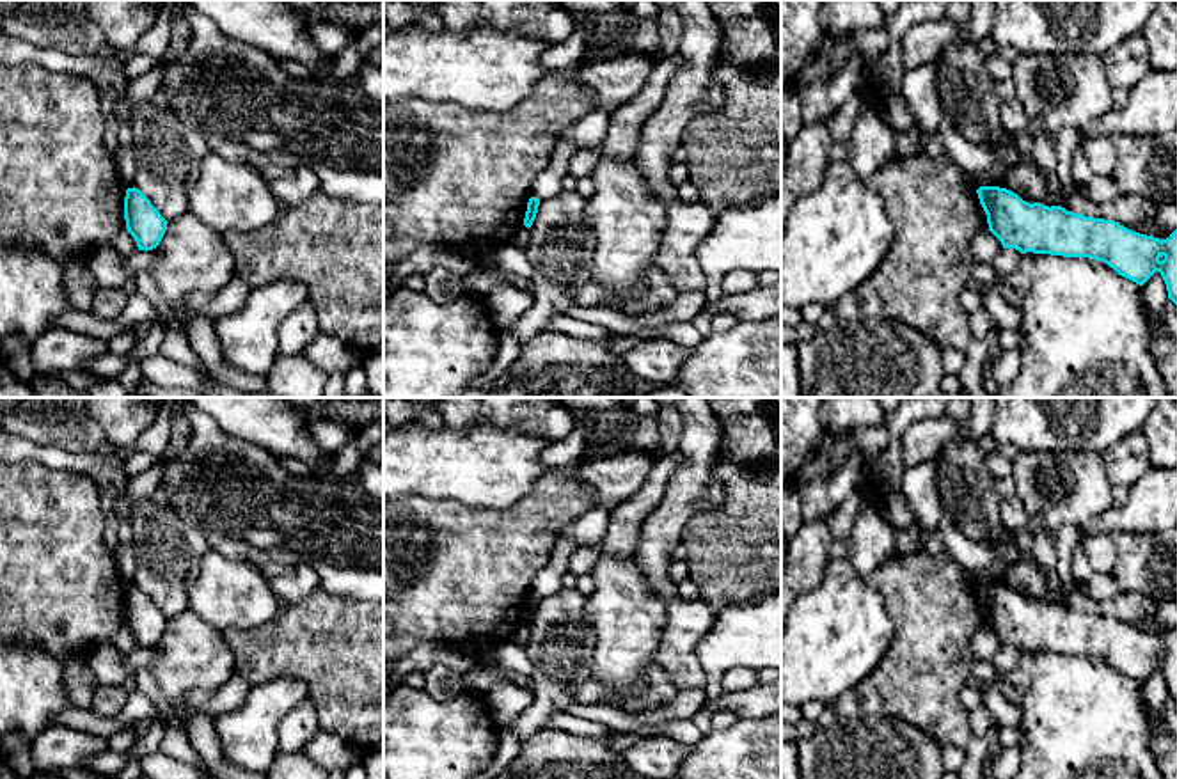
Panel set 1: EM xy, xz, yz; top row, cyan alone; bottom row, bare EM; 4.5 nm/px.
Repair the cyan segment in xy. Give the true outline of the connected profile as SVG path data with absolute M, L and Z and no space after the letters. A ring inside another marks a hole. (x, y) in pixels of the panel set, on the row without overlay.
M135 584L126 587L124 618L138 648L146 649L160 642L169 621L151 598Z

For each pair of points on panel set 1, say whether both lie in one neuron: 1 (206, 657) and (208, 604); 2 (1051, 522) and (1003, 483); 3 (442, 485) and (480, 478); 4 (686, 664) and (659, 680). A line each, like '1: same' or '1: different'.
1: different
2: different
3: same
4: different

